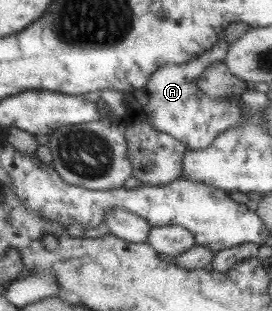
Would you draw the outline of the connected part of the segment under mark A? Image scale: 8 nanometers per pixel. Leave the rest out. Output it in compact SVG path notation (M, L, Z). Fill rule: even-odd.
M224 33L210 51L199 54L194 60L180 65L166 64L154 72L146 87L130 91L123 96L126 112L123 122L132 124L144 122L151 124L156 130L170 134L175 140L186 145L186 149L202 151L226 132L230 127L242 124L245 120L245 104L240 97L214 98L198 87L198 79L204 71L214 63L223 62L228 54L228 42Z

